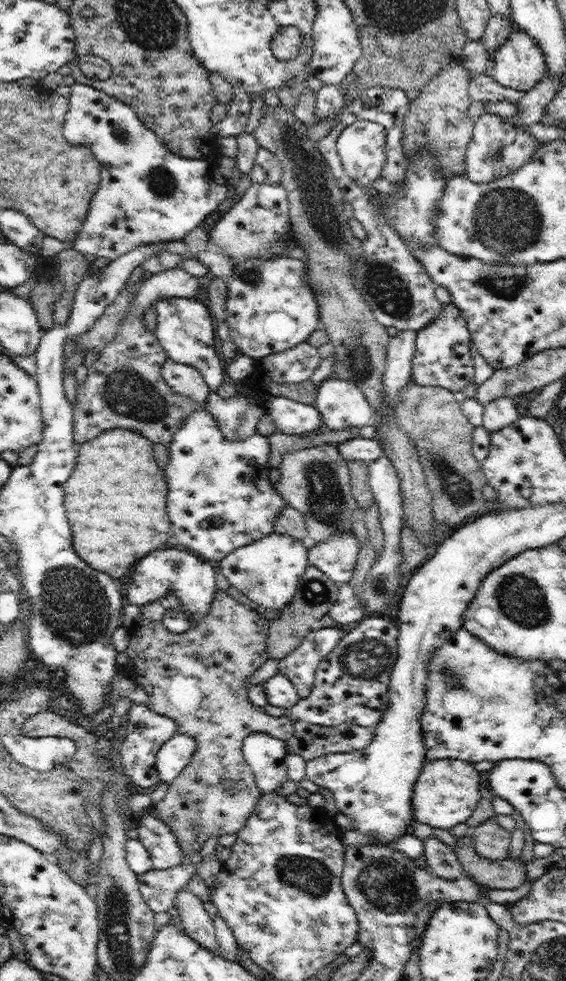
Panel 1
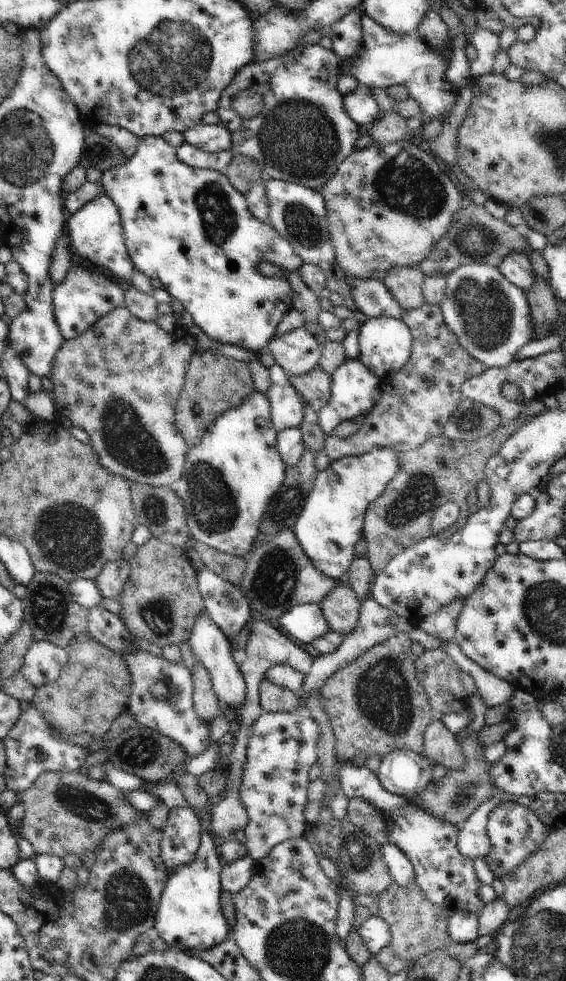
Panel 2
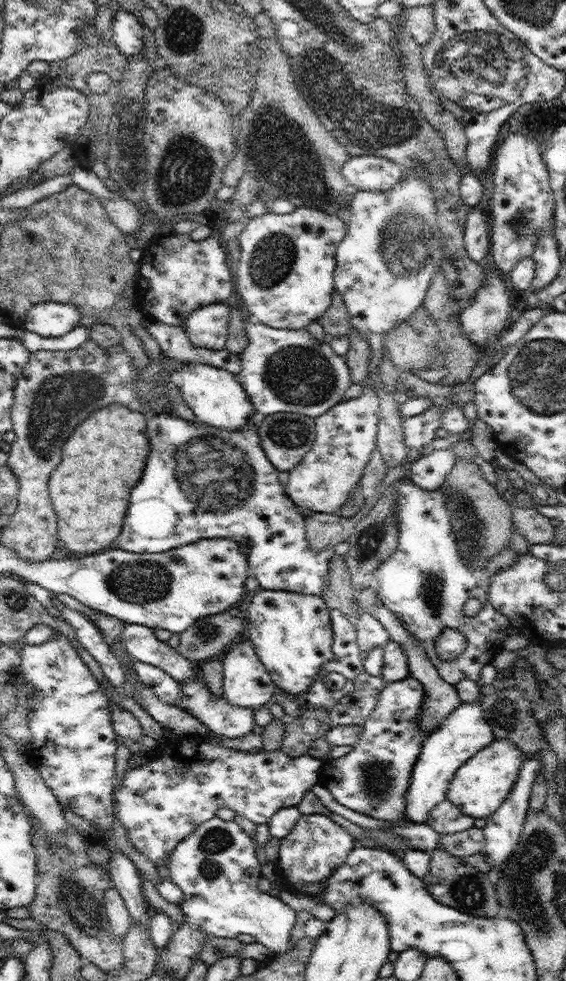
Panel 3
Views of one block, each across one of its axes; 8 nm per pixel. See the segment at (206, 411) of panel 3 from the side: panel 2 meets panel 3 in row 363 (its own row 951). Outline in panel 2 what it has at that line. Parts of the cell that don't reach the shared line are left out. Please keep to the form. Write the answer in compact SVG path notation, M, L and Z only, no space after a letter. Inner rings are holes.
M203 831L194 861L179 865L169 874L153 925L156 937L176 950L194 951L192 956L197 956L198 951L213 949L232 936L221 908L221 873L225 864L214 844L212 832Z

